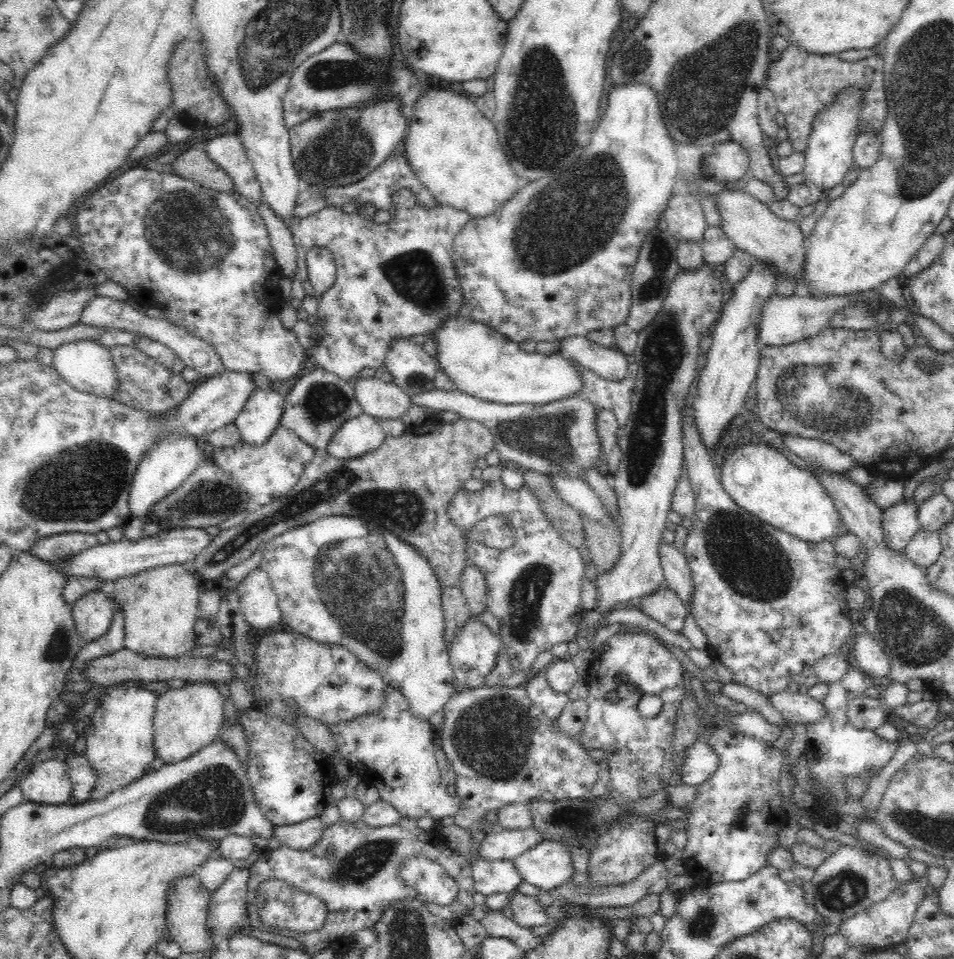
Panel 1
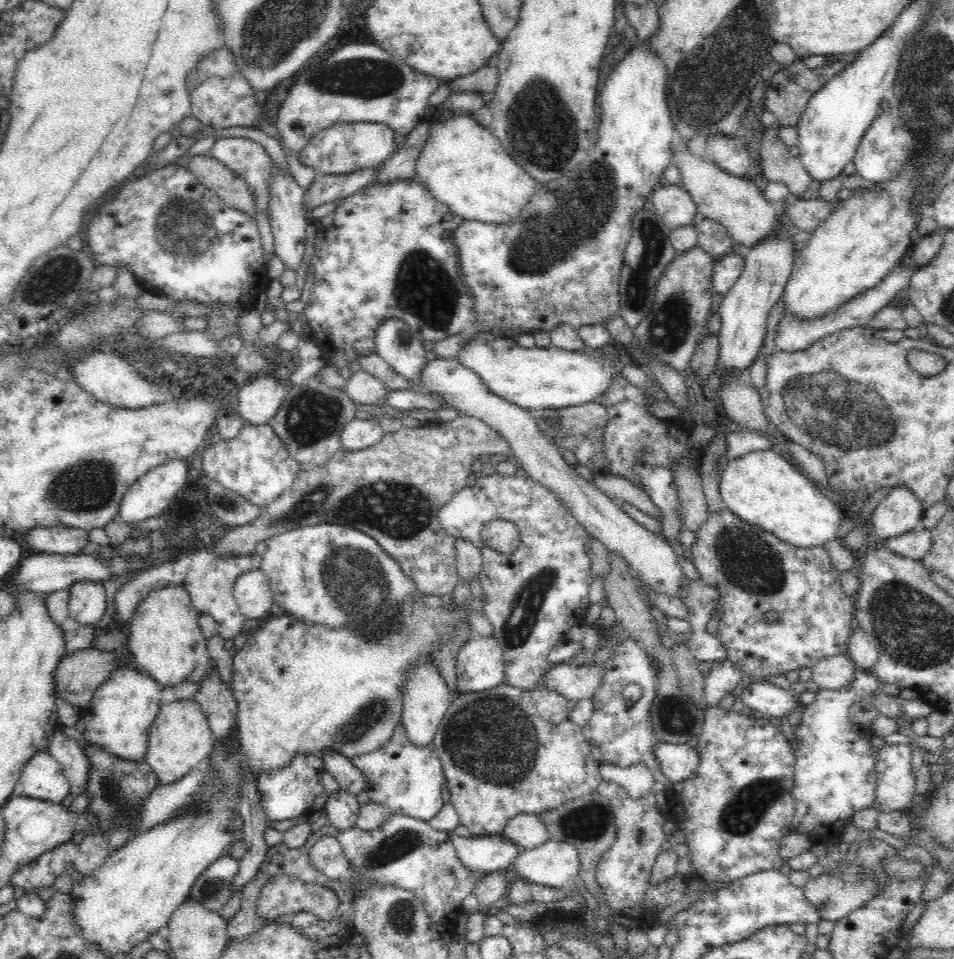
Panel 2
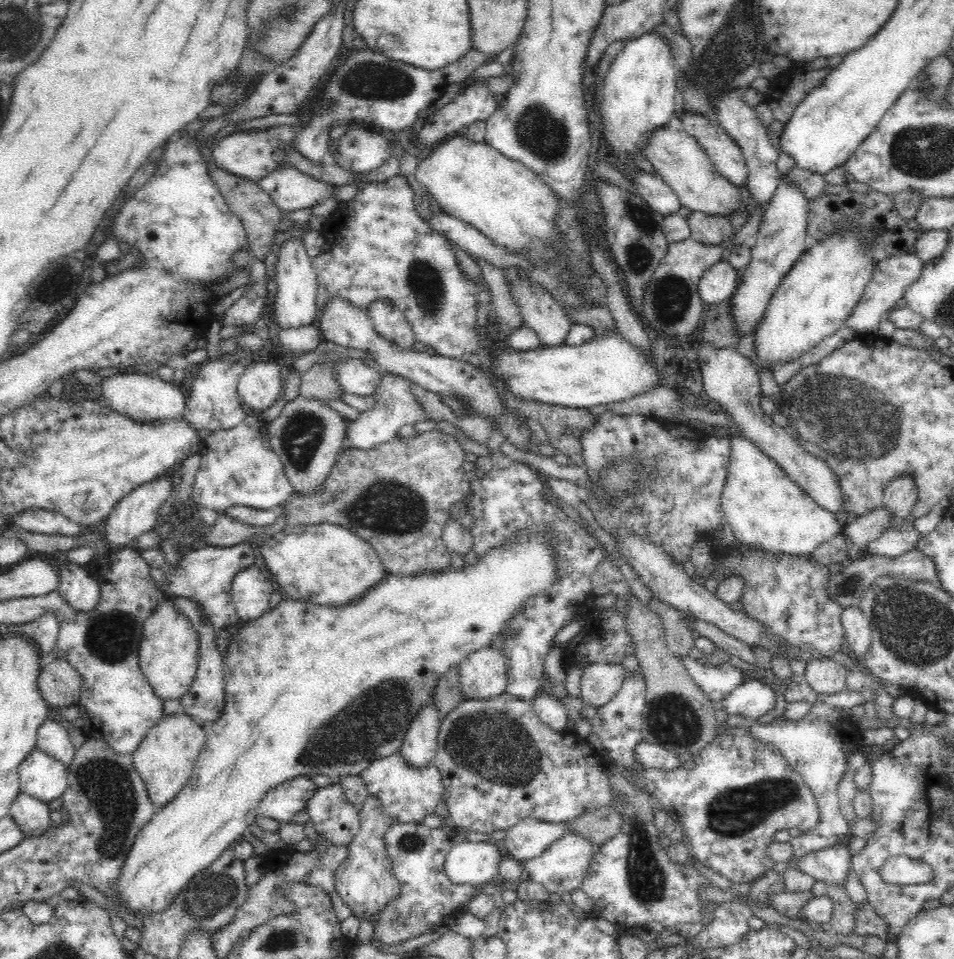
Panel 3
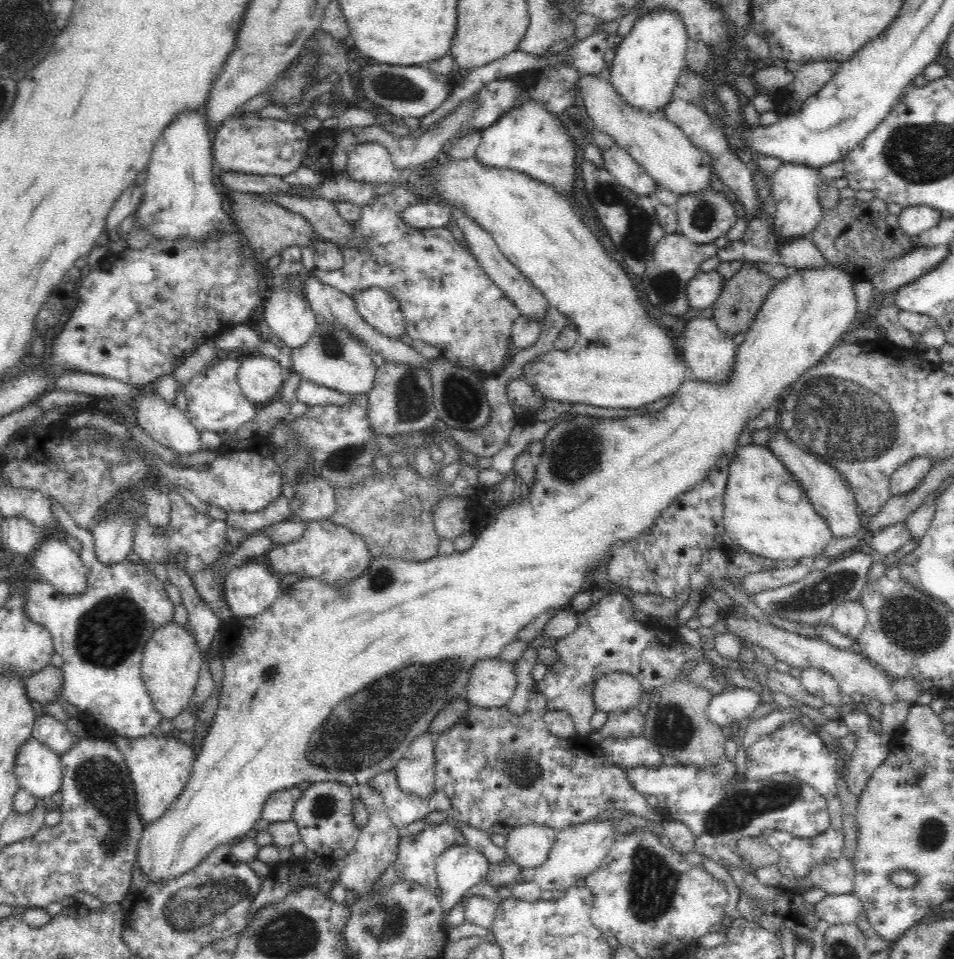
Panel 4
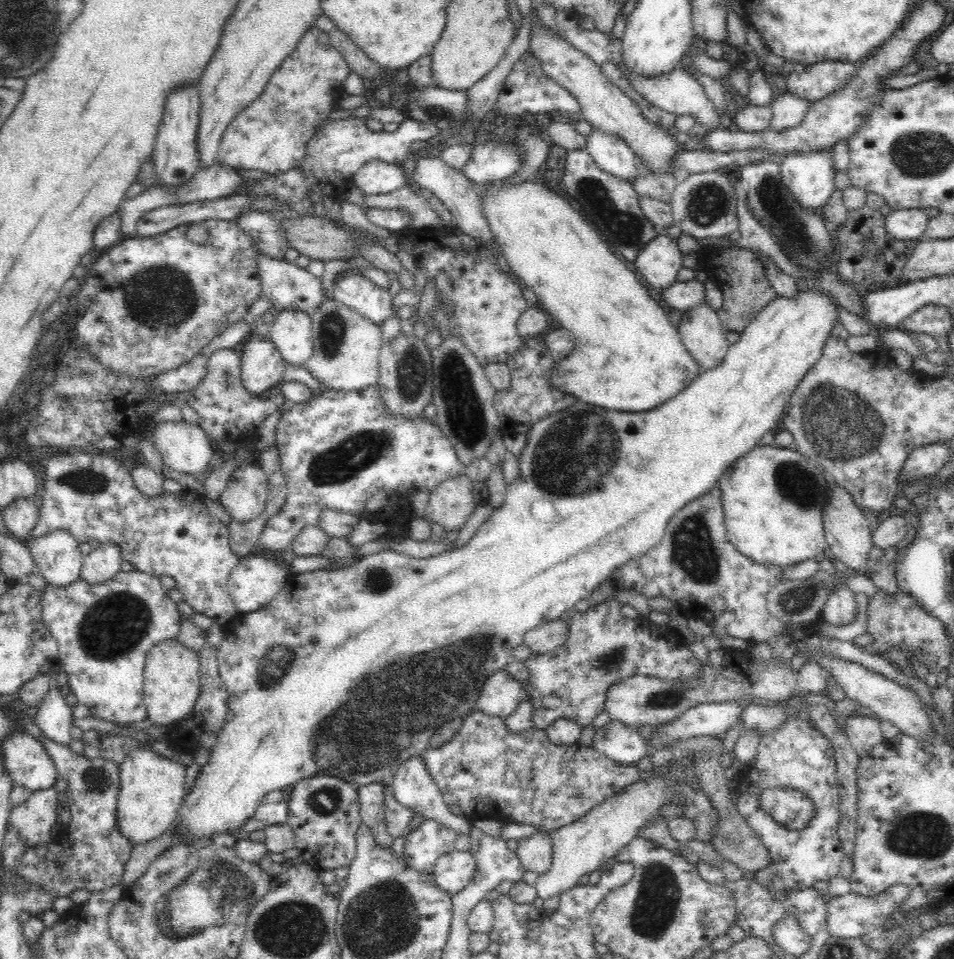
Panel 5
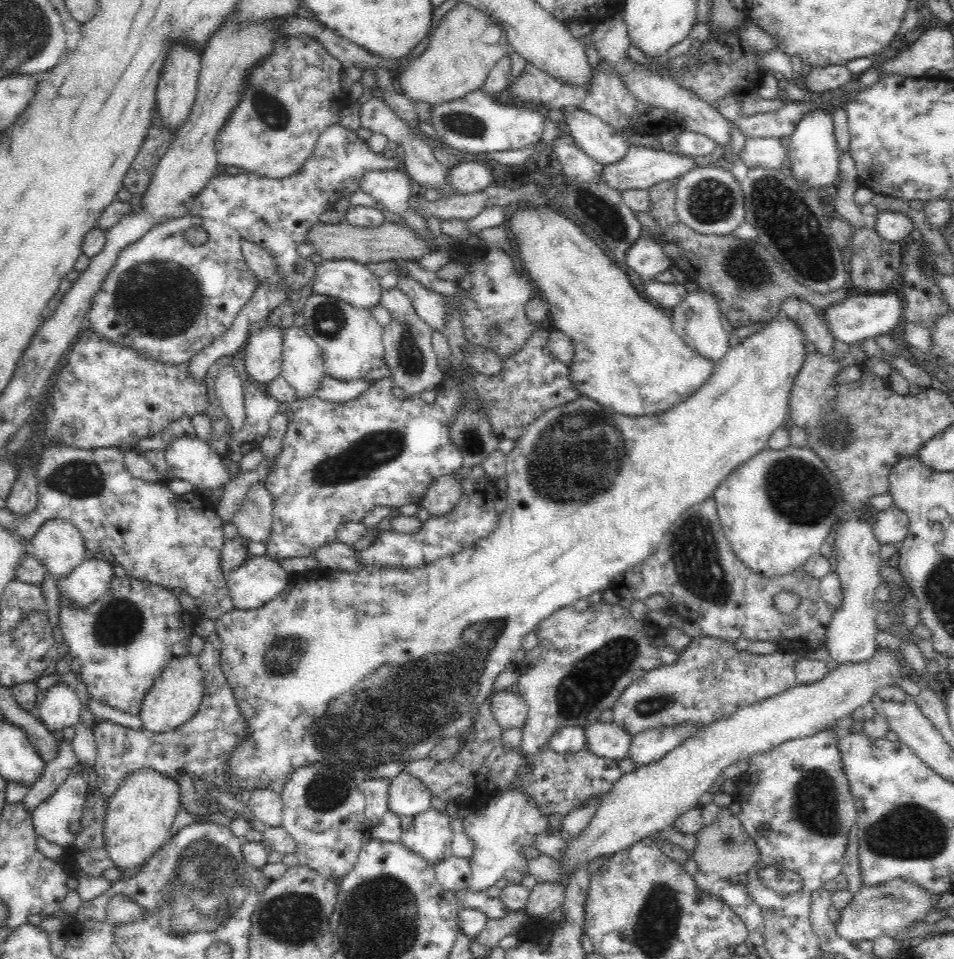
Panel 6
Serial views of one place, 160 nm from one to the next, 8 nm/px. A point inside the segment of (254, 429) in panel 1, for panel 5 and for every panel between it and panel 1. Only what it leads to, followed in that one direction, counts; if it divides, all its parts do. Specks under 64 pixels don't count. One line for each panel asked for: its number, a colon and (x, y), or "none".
2: (259, 399)
3: (260, 385)
4: (260, 377)
5: (262, 366)

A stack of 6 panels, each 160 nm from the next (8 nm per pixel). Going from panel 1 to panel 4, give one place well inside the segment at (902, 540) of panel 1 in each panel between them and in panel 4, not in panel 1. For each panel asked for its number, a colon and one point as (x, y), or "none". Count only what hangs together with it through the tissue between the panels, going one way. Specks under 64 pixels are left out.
2: (899, 512)
3: (899, 497)
4: (909, 476)

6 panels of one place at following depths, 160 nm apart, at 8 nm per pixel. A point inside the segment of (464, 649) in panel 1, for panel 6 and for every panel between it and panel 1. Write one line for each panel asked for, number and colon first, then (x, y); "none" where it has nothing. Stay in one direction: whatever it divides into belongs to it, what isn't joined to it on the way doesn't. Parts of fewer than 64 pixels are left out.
2: (480, 663)
3: (483, 674)
4: (492, 683)
5: (501, 694)
6: (510, 710)

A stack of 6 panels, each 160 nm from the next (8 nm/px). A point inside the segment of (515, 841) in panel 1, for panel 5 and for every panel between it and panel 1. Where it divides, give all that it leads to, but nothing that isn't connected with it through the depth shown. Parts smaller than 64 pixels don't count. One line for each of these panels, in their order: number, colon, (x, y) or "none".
2: (483, 854)
3: (468, 862)
4: (458, 868)
5: (452, 871)

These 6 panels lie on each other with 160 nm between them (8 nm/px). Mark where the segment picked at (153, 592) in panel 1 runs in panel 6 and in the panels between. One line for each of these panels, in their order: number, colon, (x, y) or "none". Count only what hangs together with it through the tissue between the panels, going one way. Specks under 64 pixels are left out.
2: (165, 640)
3: (169, 650)
4: (171, 660)
5: (171, 686)
6: (175, 696)

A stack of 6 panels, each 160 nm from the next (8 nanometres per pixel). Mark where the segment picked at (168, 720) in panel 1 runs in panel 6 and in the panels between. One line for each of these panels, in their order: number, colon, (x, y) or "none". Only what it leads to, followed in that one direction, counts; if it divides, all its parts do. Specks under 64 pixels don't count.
2: (180, 740)
3: (165, 759)
4: (159, 767)
5: (151, 792)
6: (139, 816)

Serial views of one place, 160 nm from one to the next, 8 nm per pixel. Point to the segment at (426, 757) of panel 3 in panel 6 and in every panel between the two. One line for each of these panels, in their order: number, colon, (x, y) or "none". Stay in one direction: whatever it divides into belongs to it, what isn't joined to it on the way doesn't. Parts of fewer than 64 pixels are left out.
4: (415, 774)
5: (412, 786)
6: (407, 796)

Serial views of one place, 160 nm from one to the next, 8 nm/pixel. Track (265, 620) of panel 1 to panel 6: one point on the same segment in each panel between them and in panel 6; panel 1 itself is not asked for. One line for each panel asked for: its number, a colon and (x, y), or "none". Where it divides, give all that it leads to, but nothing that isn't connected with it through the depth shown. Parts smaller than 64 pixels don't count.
2: (252, 592)
3: (251, 592)
4: (250, 588)
5: (254, 582)
6: (259, 579)

